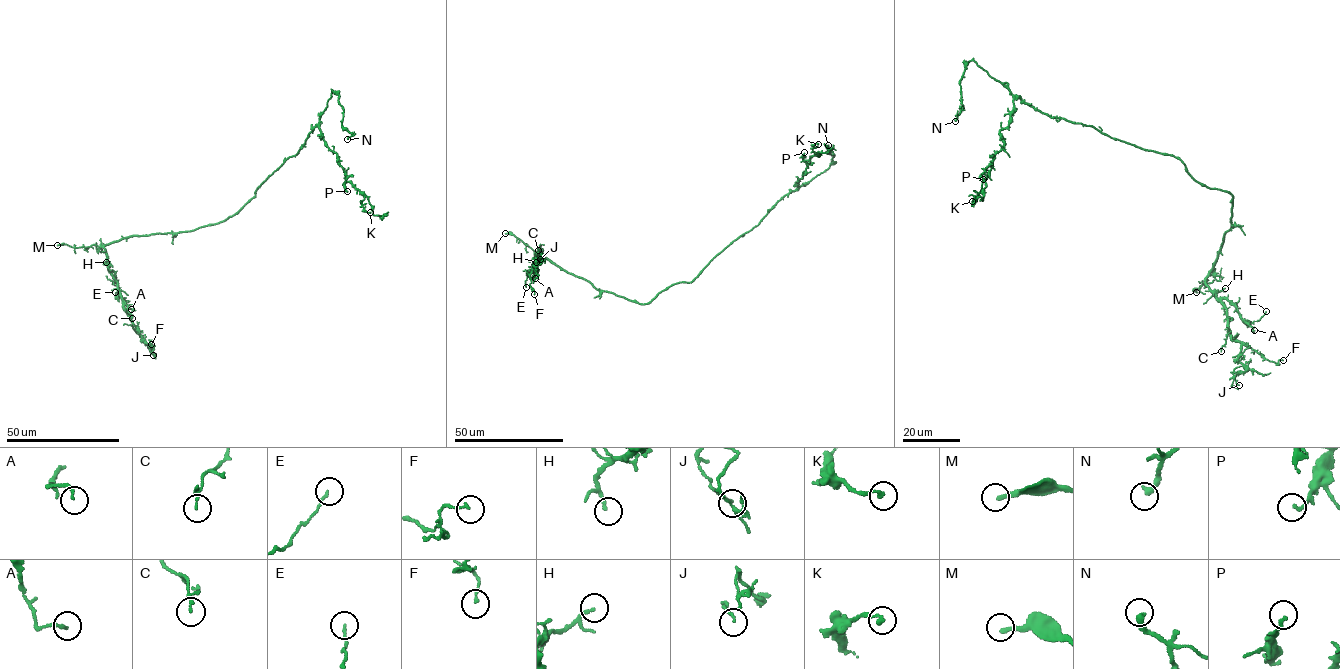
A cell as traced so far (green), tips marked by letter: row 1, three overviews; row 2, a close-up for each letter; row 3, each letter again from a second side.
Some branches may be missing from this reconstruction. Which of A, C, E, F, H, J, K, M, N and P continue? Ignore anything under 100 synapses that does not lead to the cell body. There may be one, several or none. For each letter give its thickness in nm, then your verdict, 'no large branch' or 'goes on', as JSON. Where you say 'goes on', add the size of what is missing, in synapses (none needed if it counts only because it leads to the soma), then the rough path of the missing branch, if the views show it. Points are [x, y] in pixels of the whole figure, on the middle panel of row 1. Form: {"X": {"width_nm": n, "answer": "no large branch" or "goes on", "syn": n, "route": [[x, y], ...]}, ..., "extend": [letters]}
{"A": {"width_nm": 160, "answer": "no large branch"}, "C": {"width_nm": 120, "answer": "no large branch"}, "E": {"width_nm": 120, "answer": "no large branch"}, "F": {"width_nm": 130, "answer": "no large branch"}, "H": {"width_nm": 170, "answer": "no large branch"}, "J": {"width_nm": 100, "answer": "no large branch"}, "K": {"width_nm": 220, "answer": "no large branch"}, "M": {"width_nm": 240, "answer": "goes on", "route": [[505, 233], [501, 247], [491, 251]]}, "N": {"width_nm": 320, "answer": "no large branch"}, "P": {"width_nm": 190, "answer": "no large branch"}, "extend": ["M"]}

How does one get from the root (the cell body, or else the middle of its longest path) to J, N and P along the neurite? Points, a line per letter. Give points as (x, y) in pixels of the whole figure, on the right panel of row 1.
J: (1187, 173), (1233, 197), (1233, 225), (1205, 284), (1241, 344), (1238, 360), (1245, 369), (1234, 377), (1239, 385)
N: (1187, 173), (1174, 156), (1042, 113), (973, 60), (959, 81), (962, 104), (955, 121)
P: (1187, 173), (1174, 156), (1051, 118), (1016, 98), (1000, 131), (1003, 147), (983, 179)

